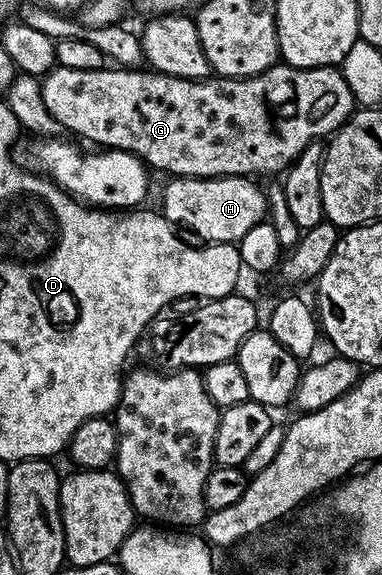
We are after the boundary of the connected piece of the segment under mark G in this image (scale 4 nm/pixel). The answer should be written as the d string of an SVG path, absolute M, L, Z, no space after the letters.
M56 66L42 77L43 97L49 114L58 122L60 129L72 132L70 135L84 136L88 145L98 146L103 150L118 150L120 152L132 152L139 157L144 164L152 169L160 168L168 172L168 177L177 176L246 176L248 178L260 178L259 176L271 176L274 172L286 173L301 153L316 142L330 137L342 124L347 123L352 112L356 111L357 103L354 94L350 92L349 84L343 77L338 67L330 68L293 68L290 66L276 66L265 70L256 76L237 78L236 76L212 75L206 80L186 80L185 78L173 78L154 70L132 70L130 67L104 66L97 70L69 70L62 66Z

